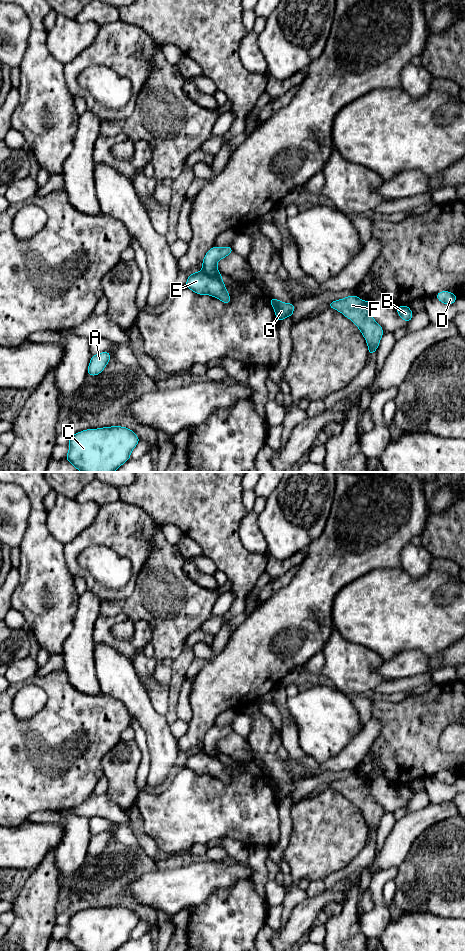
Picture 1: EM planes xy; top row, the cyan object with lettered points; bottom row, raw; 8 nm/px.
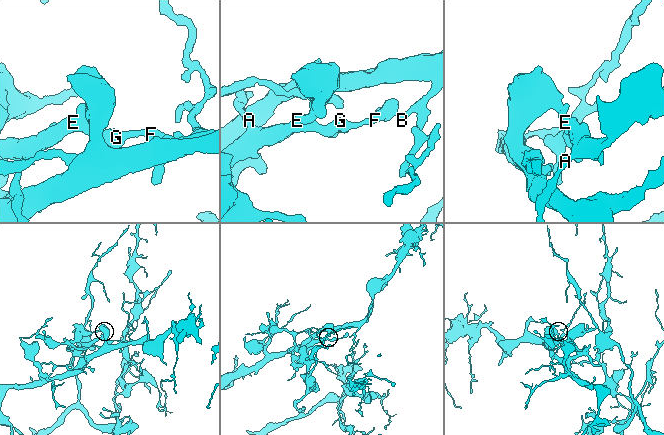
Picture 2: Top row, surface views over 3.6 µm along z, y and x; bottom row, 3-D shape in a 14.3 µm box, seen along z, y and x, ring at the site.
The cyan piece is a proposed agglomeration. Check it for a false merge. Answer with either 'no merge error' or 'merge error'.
merge error

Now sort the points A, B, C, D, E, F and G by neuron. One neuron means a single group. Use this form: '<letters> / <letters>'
A E F G / B C D

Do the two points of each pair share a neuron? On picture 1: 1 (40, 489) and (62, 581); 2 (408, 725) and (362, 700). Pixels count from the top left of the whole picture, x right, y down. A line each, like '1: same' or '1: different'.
1: same
2: different

